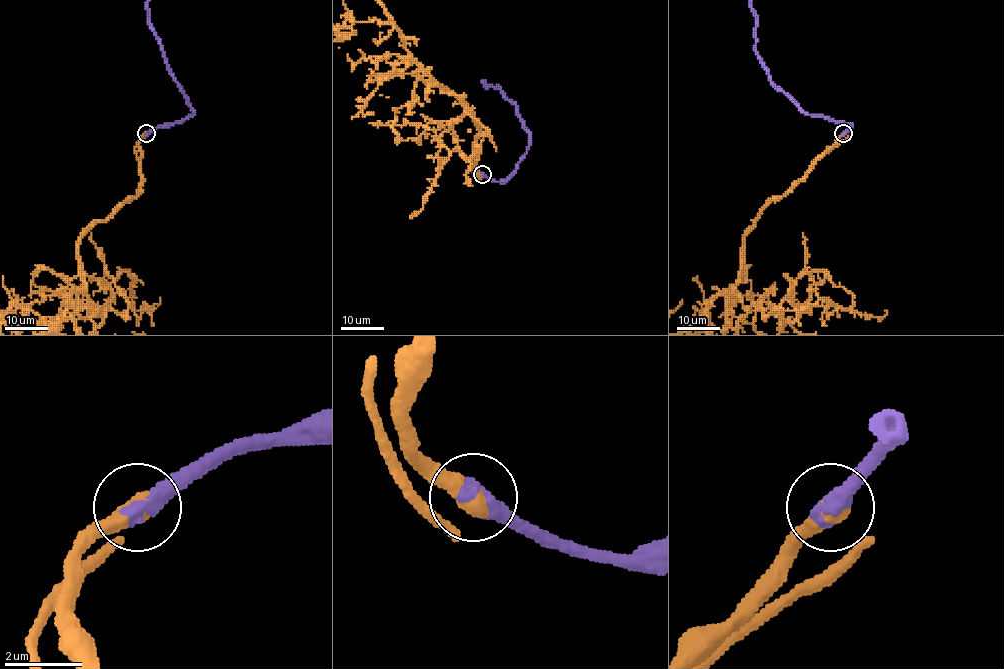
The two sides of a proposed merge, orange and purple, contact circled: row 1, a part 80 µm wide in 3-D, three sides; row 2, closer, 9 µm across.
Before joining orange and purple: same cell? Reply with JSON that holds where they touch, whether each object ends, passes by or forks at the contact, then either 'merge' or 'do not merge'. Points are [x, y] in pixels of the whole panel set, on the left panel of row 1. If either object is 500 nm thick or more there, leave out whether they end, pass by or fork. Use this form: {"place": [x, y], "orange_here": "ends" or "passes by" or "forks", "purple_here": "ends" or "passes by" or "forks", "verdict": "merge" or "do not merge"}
{"place": [146, 133], "verdict": "merge"}

